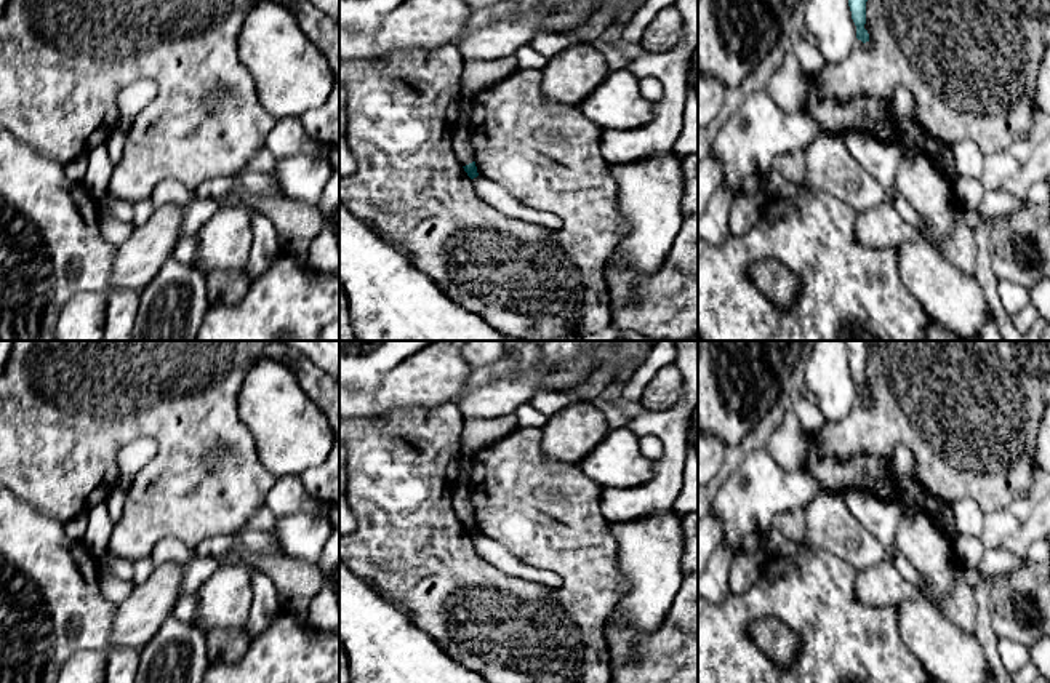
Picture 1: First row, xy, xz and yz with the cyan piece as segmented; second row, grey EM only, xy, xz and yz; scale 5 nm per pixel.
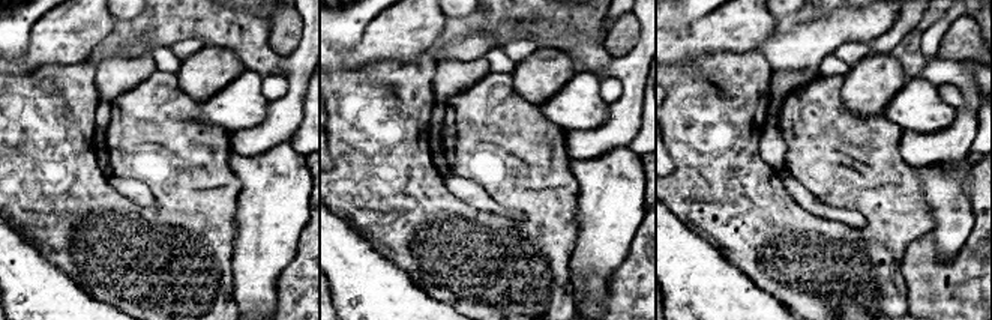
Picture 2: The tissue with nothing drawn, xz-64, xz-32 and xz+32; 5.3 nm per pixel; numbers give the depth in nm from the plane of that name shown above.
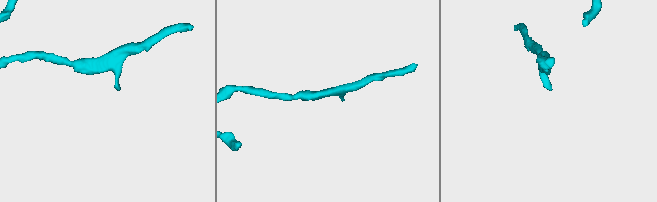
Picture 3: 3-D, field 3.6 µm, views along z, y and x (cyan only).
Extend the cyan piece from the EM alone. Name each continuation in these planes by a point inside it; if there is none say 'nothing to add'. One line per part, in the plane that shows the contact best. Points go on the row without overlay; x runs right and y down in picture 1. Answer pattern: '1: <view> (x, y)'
nothing to add

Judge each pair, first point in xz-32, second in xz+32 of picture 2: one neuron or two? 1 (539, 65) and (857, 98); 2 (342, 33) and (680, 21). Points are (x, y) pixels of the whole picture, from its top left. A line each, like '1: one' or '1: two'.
1: one
2: one

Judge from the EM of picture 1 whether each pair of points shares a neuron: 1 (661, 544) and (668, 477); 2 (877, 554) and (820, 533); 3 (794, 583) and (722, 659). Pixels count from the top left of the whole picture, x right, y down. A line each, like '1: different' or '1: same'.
1: different
2: same
3: same

